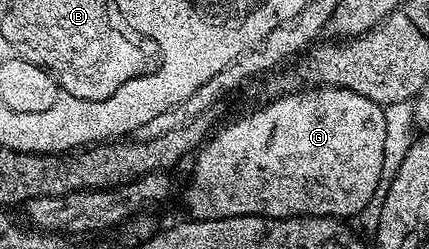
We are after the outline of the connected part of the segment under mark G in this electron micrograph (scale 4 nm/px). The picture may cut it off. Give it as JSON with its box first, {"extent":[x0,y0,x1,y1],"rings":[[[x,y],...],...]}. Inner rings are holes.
{"extent":[186,86,384,220],"rings":[[[310,86],[305,90],[294,90],[271,104],[255,110],[251,116],[242,116],[231,122],[227,128],[215,131],[197,149],[194,160],[194,173],[190,176],[190,185],[186,188],[186,208],[191,217],[196,220],[223,220],[233,216],[267,216],[273,220],[283,220],[289,216],[333,216],[335,218],[356,218],[364,206],[374,195],[376,186],[381,182],[381,166],[384,159],[384,114],[376,102],[364,98],[364,94],[356,94],[347,88],[328,88],[325,86]]]}

